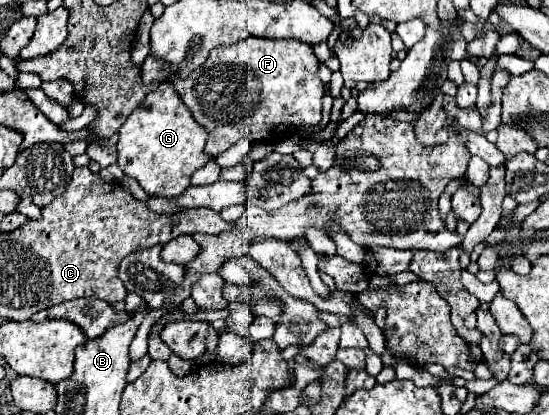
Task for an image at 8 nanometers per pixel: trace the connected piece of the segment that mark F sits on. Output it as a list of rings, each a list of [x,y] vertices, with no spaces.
[[[249,37],[231,47],[215,47],[209,53],[207,61],[197,71],[193,71],[189,79],[173,79],[171,83],[185,107],[191,111],[193,119],[209,131],[205,151],[217,157],[239,139],[273,141],[275,137],[289,133],[301,125],[319,125],[325,87],[323,81],[317,77],[317,65],[319,61],[313,55],[309,43],[301,43],[295,39],[271,41]]]

